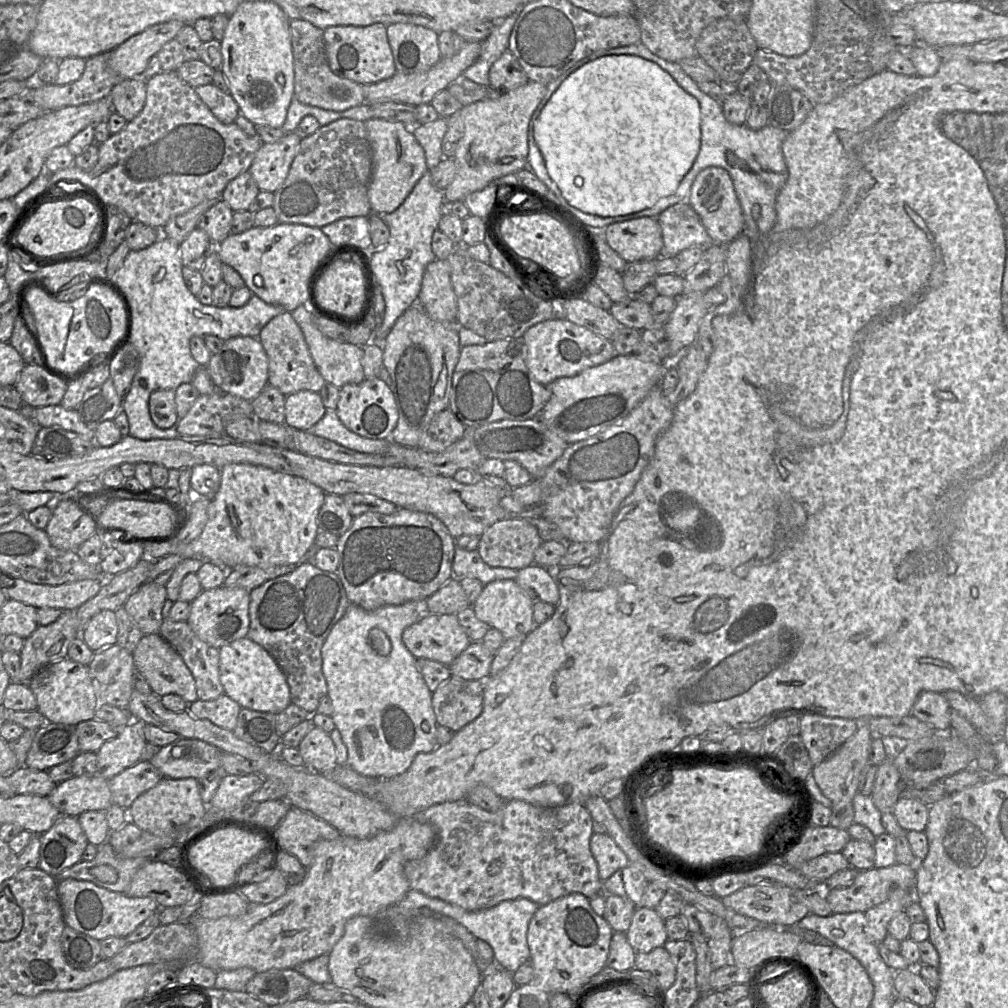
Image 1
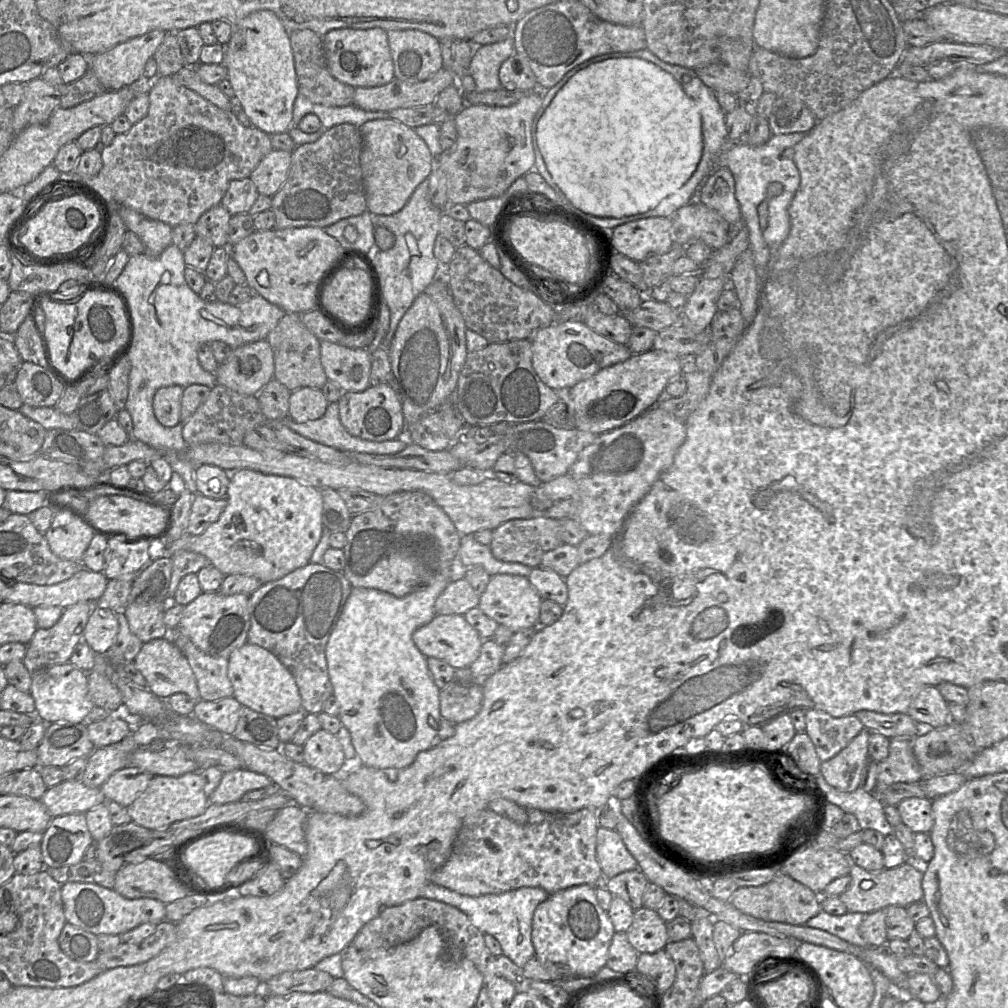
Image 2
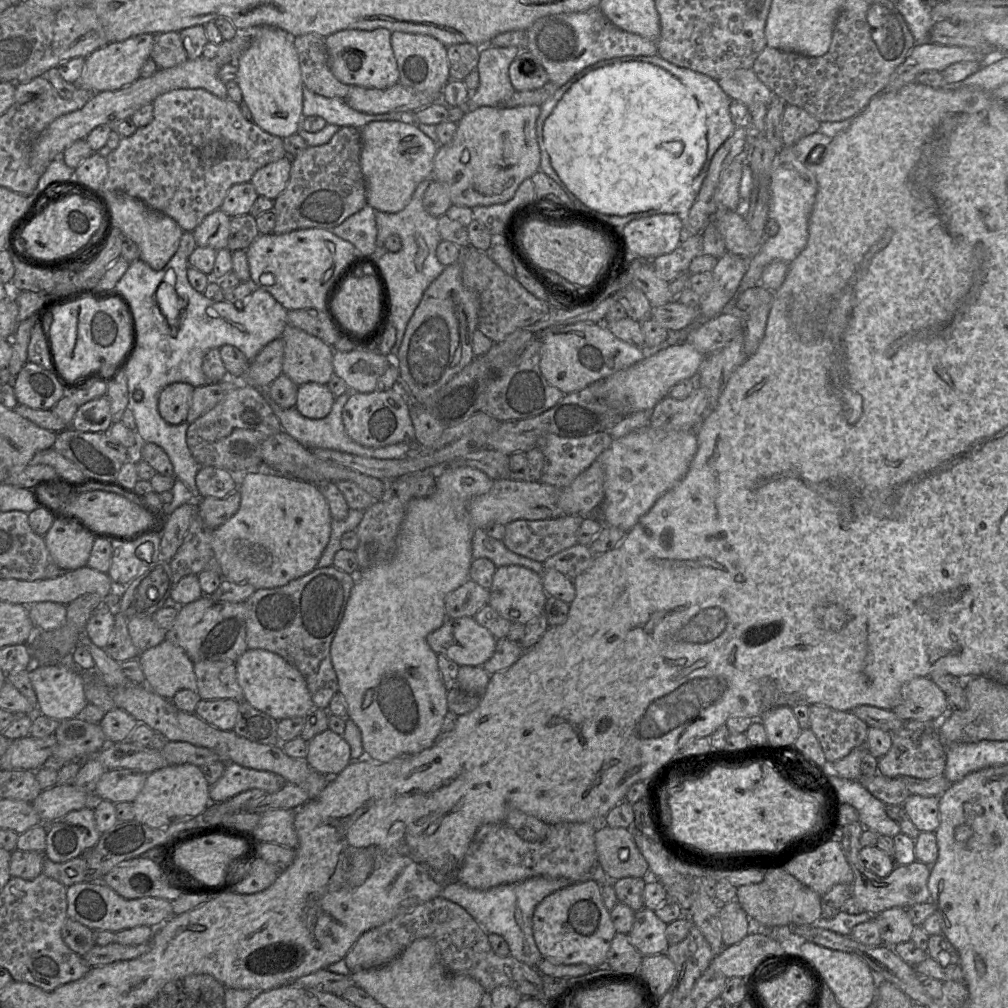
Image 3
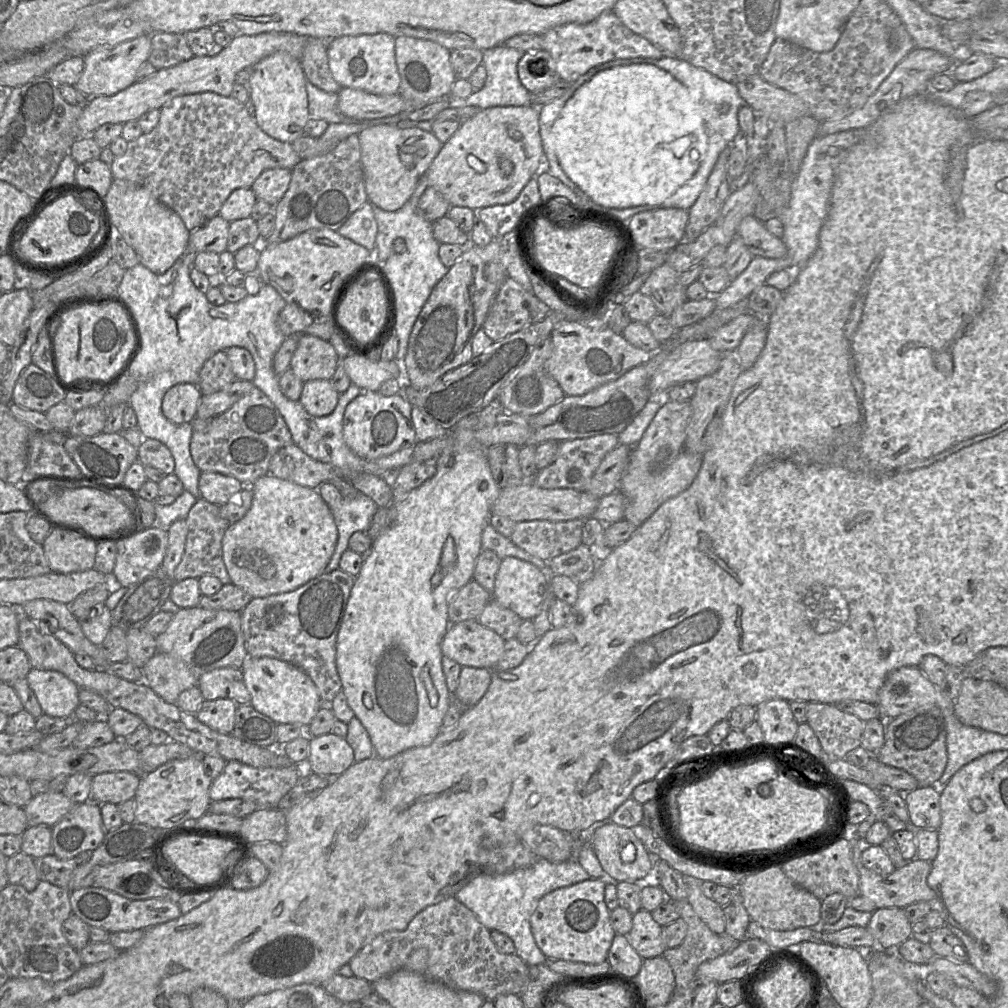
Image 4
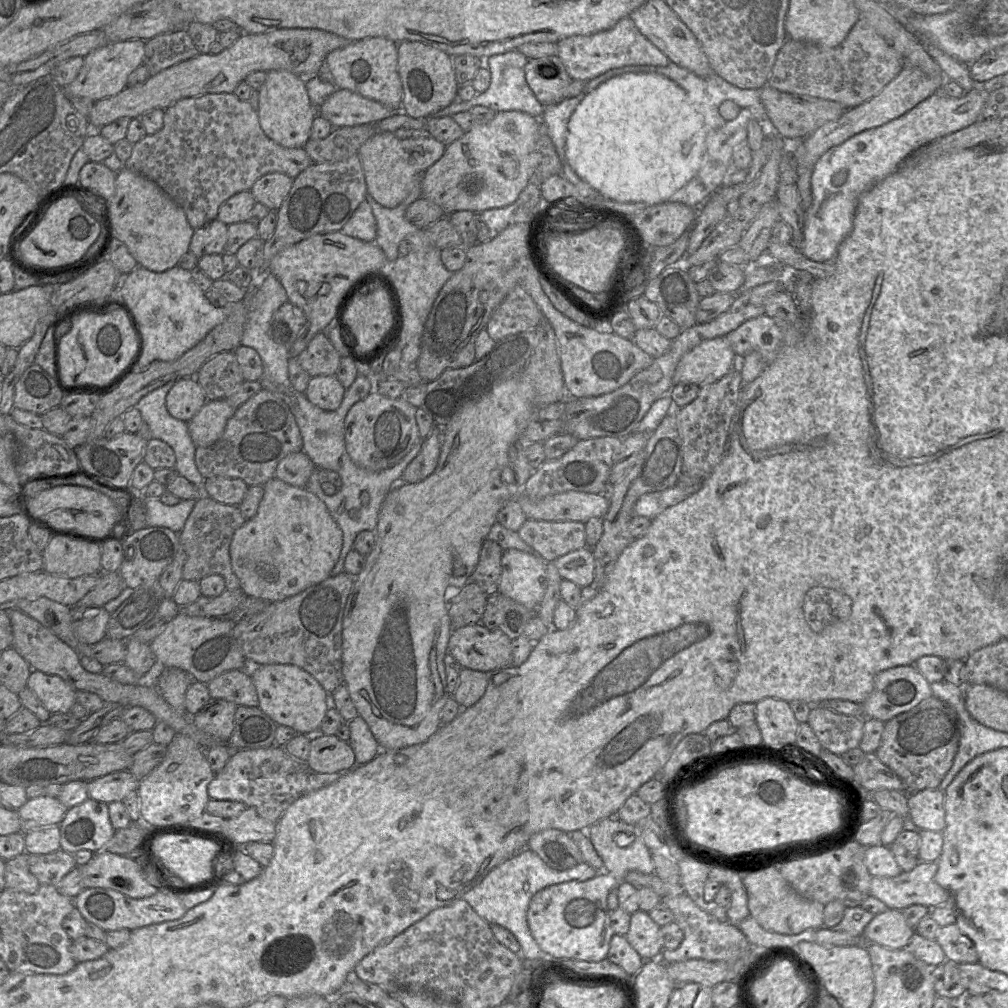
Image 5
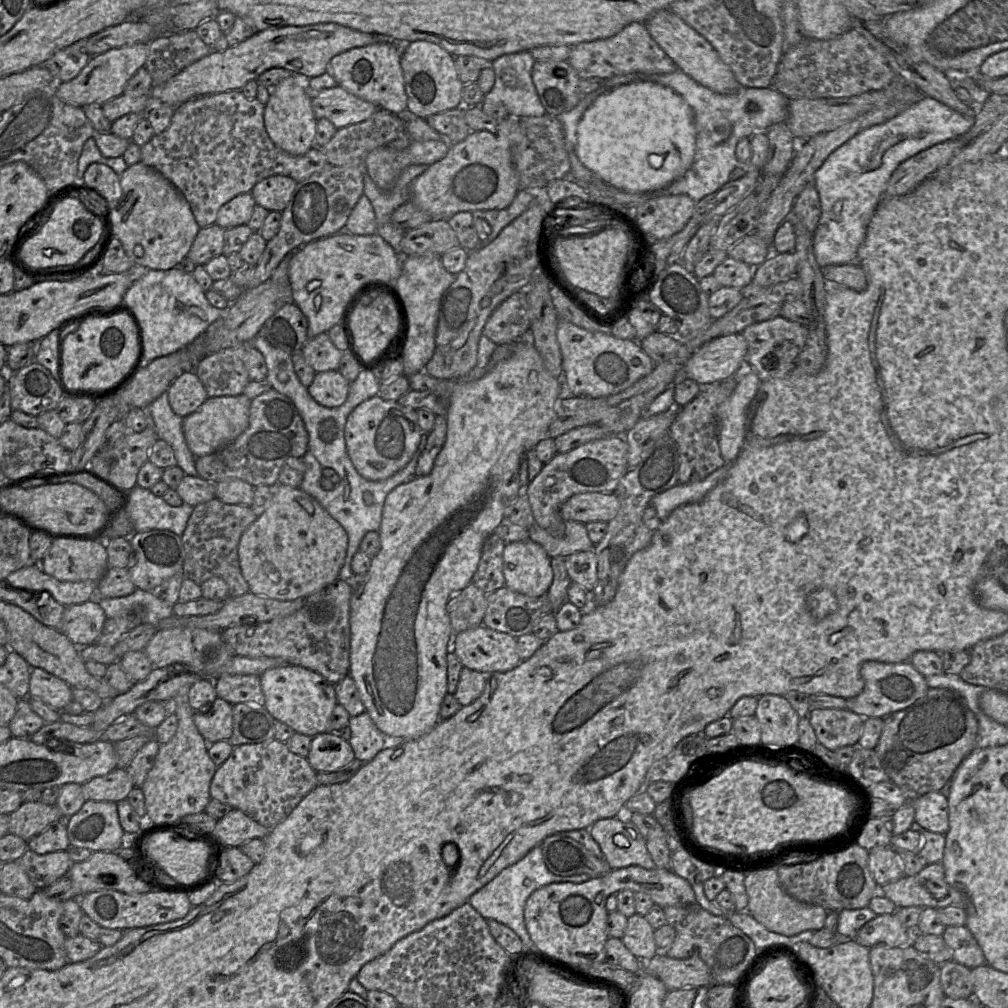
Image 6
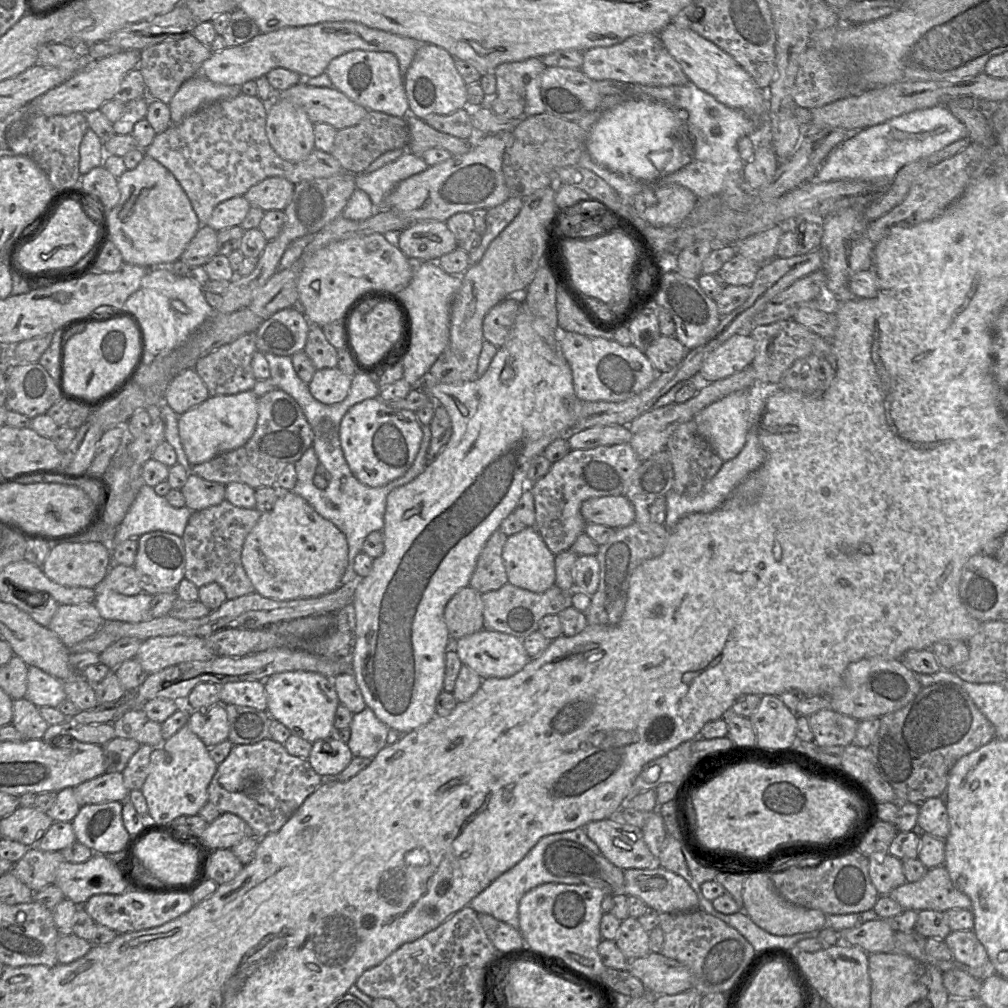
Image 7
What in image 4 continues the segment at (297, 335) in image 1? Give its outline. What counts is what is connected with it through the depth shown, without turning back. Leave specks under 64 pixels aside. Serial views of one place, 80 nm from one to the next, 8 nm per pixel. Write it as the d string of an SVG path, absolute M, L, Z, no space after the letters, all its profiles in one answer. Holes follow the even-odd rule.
M301 334L289 368L302 382L330 380L339 361L340 358L329 341Z

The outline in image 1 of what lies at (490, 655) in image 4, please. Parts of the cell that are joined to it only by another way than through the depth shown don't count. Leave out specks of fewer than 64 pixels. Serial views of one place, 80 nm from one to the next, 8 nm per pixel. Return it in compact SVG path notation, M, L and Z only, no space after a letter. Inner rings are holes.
M456 614L424 615L405 628L402 641L416 658L449 666L471 643Z

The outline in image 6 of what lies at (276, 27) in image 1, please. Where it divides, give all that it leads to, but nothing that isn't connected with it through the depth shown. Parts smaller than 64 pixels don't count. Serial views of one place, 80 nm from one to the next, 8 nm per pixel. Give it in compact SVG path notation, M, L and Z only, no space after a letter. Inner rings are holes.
M295 75L284 78L270 88L264 110L264 125L271 140L291 155L303 155L315 146L317 117L312 108L312 93L302 86Z

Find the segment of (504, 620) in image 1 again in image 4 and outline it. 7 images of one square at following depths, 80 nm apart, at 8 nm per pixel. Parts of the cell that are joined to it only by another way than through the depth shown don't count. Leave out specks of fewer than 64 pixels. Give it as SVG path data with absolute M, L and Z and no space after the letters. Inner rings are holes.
M516 557L502 559L495 577L492 599L523 620L538 615L549 589L549 574Z

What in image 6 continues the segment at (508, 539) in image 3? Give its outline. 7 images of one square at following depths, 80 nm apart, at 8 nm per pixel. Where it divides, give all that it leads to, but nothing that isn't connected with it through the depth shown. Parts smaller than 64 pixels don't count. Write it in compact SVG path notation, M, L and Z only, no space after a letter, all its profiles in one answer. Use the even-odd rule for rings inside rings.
M569 520L565 521L565 528L564 536L556 538L537 524L533 524L528 528L528 535L532 541L541 545L551 558L566 557L579 551L594 549L585 524Z

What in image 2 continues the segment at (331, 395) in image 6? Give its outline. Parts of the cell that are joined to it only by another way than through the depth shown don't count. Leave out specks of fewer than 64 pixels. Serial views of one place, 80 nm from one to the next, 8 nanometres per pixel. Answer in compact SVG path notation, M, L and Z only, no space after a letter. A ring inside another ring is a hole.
M301 387L291 391L288 417L297 423L321 418L329 405L321 389Z

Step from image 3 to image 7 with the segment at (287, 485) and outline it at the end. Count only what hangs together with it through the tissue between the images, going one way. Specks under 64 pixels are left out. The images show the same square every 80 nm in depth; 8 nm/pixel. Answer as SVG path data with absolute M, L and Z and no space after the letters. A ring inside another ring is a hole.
M280 491L274 507L262 513L247 535L241 561L255 592L274 600L295 600L320 597L338 589L348 565L346 536L330 521L320 516L302 497L293 491Z

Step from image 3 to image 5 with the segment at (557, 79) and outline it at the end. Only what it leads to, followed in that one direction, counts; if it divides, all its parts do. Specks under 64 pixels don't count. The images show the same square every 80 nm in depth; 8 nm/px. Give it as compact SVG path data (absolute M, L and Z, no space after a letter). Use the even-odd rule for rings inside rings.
M629 18L620 19L613 27L591 35L574 35L560 40L557 55L572 80L589 81L605 72L630 65L667 66L670 60L656 48Z

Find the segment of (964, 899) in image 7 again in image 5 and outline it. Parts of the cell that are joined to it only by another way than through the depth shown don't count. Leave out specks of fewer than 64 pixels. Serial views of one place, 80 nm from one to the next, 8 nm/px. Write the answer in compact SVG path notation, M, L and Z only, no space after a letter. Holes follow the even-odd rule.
M937 861L919 862L908 872L902 872L894 877L871 878L870 895L881 900L889 909L904 910L911 905L923 905L929 909L950 903L950 894L935 881Z

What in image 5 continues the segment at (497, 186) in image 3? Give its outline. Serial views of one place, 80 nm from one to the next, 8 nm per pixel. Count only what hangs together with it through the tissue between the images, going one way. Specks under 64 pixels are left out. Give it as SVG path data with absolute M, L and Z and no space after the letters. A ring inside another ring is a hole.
M499 111L492 120L475 124L446 146L443 156L423 173L421 196L439 205L445 216L461 210L483 212L512 204L528 185L537 164L538 129L539 119L521 111Z

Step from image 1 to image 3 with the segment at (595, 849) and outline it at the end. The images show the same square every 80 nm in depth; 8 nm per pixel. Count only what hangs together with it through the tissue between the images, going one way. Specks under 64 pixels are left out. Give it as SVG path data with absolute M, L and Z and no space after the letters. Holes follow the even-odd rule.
M601 823L595 832L595 846L597 864L610 880L650 878L648 863L635 844L632 828L611 828Z

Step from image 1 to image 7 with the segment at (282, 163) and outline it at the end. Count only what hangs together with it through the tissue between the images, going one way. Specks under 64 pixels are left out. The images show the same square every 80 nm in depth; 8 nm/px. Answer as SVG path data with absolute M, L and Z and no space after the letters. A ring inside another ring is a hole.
M269 177L253 185L243 196L251 207L263 211L284 210L292 200L293 183L282 177Z

